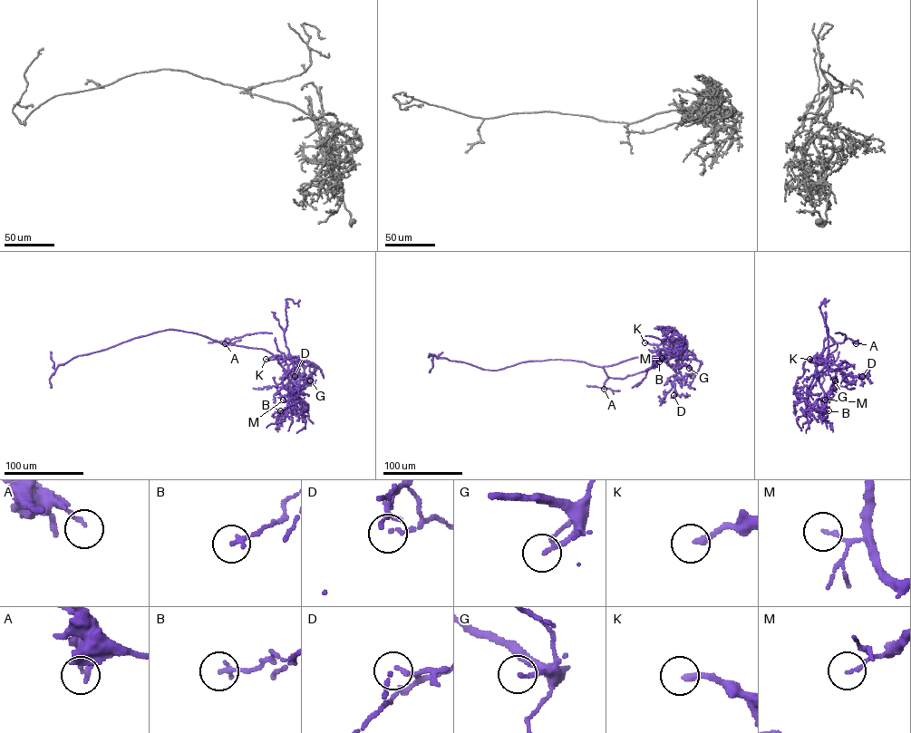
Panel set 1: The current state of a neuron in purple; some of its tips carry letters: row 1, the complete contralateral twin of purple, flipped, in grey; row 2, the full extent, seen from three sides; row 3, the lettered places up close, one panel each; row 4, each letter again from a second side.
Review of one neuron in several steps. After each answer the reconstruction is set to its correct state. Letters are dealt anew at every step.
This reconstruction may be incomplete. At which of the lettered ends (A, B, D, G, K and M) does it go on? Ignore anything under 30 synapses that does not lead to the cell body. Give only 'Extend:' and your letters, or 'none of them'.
Extend: none of them

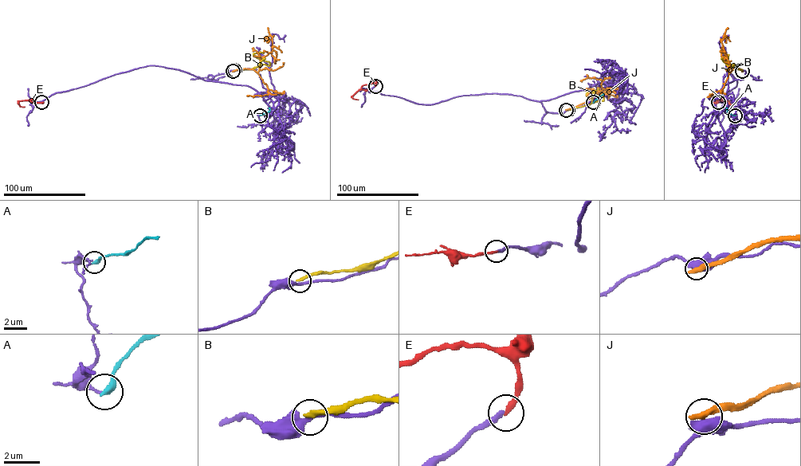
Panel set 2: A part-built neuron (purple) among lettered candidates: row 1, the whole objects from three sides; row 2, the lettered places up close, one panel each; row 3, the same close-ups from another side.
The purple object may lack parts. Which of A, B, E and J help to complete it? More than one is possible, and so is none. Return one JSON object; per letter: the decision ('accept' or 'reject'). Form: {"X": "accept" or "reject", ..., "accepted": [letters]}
{"A": "reject", "B": "reject", "E": "accept", "J": "reject", "accepted": ["E"]}

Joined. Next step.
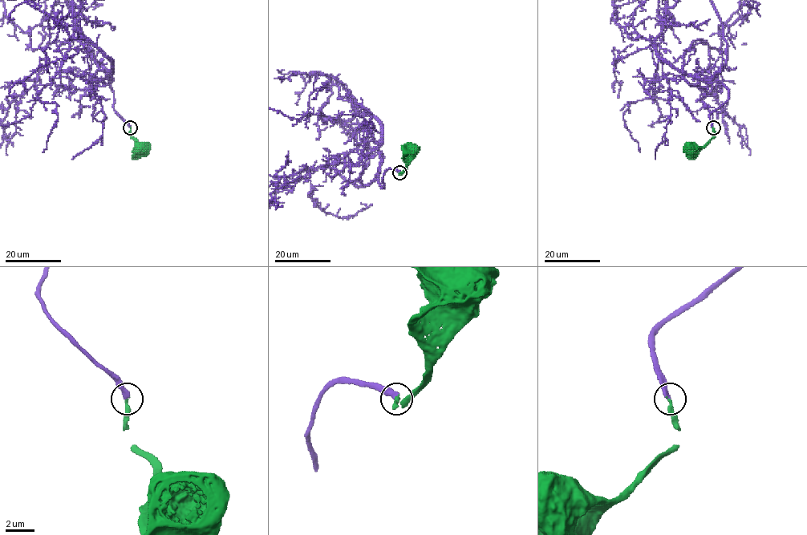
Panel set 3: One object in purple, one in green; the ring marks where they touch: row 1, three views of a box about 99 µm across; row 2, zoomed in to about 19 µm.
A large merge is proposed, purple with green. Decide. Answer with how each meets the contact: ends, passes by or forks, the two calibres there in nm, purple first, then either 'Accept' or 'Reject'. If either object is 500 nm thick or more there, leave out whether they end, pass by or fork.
At the ring purple ends. At the ring green ends. Thickness 320 nm (purple) against 260 nm. Accept

